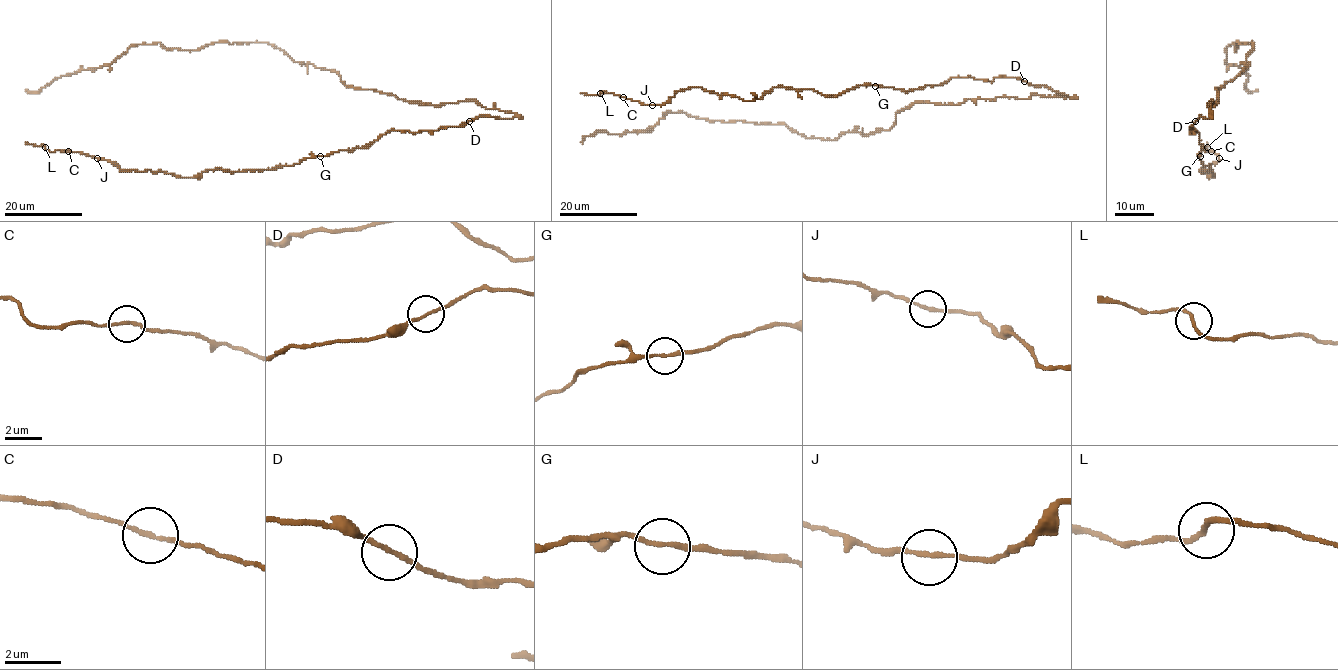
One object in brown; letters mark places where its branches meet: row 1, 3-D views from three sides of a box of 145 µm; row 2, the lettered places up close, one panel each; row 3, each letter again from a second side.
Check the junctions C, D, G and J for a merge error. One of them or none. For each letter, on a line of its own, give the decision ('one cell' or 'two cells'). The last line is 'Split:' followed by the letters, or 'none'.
C: one cell
D: one cell
G: one cell
J: one cell
Split: none

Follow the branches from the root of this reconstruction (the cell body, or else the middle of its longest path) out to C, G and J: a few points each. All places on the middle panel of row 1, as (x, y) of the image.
C: (1062, 97), (1013, 77), (833, 96), (779, 86), (753, 100), (700, 87), (662, 105), (623, 97)
G: (1062, 97), (1070, 97), (1013, 77), (994, 78), (991, 82), (951, 77), (940, 85), (909, 90), (875, 86)
J: (1062, 97), (1070, 97), (1013, 77), (951, 77), (833, 96), (779, 86), (753, 100), (691, 87), (652, 105)

